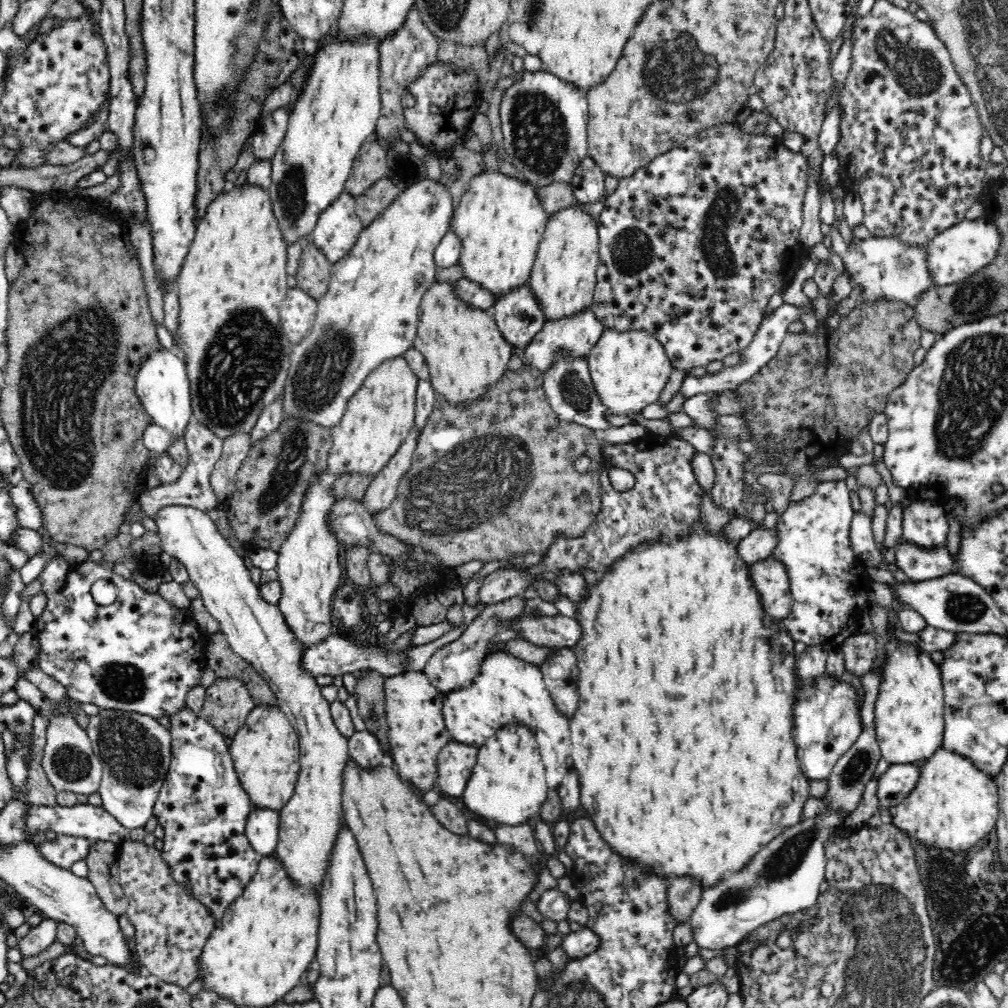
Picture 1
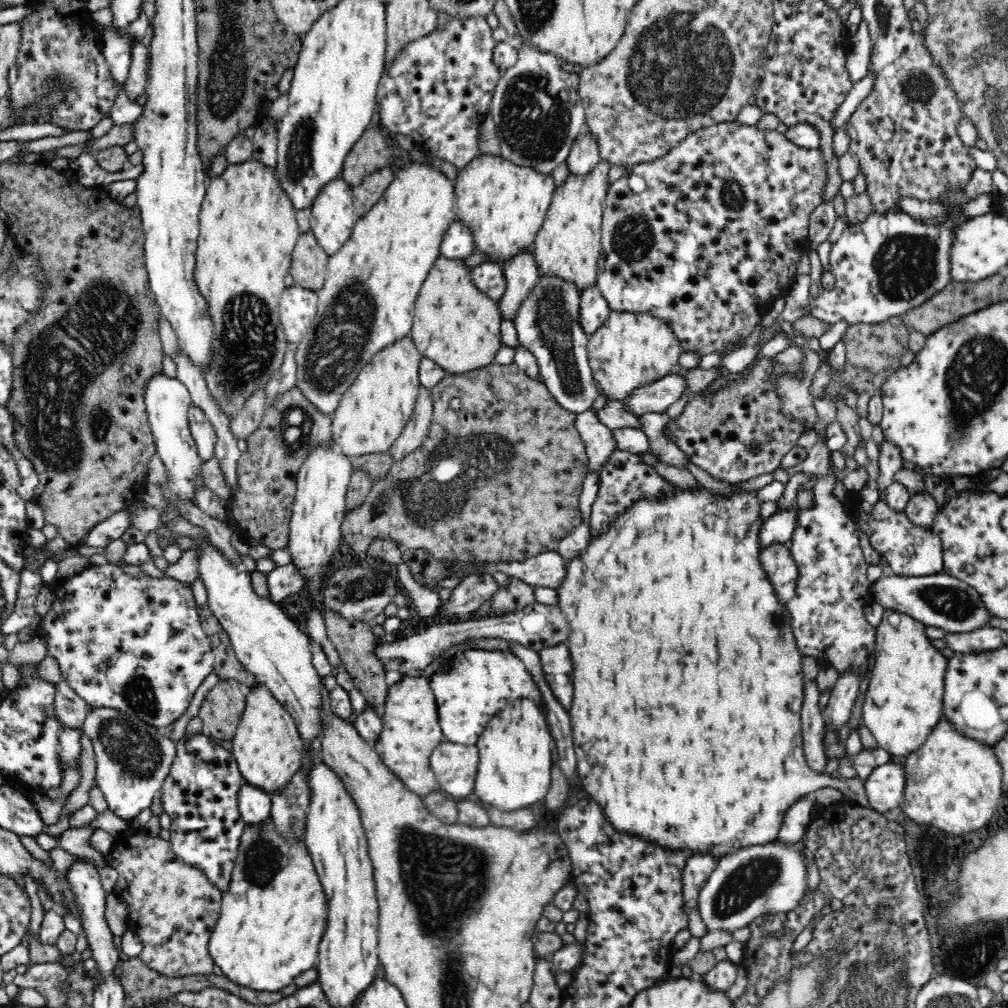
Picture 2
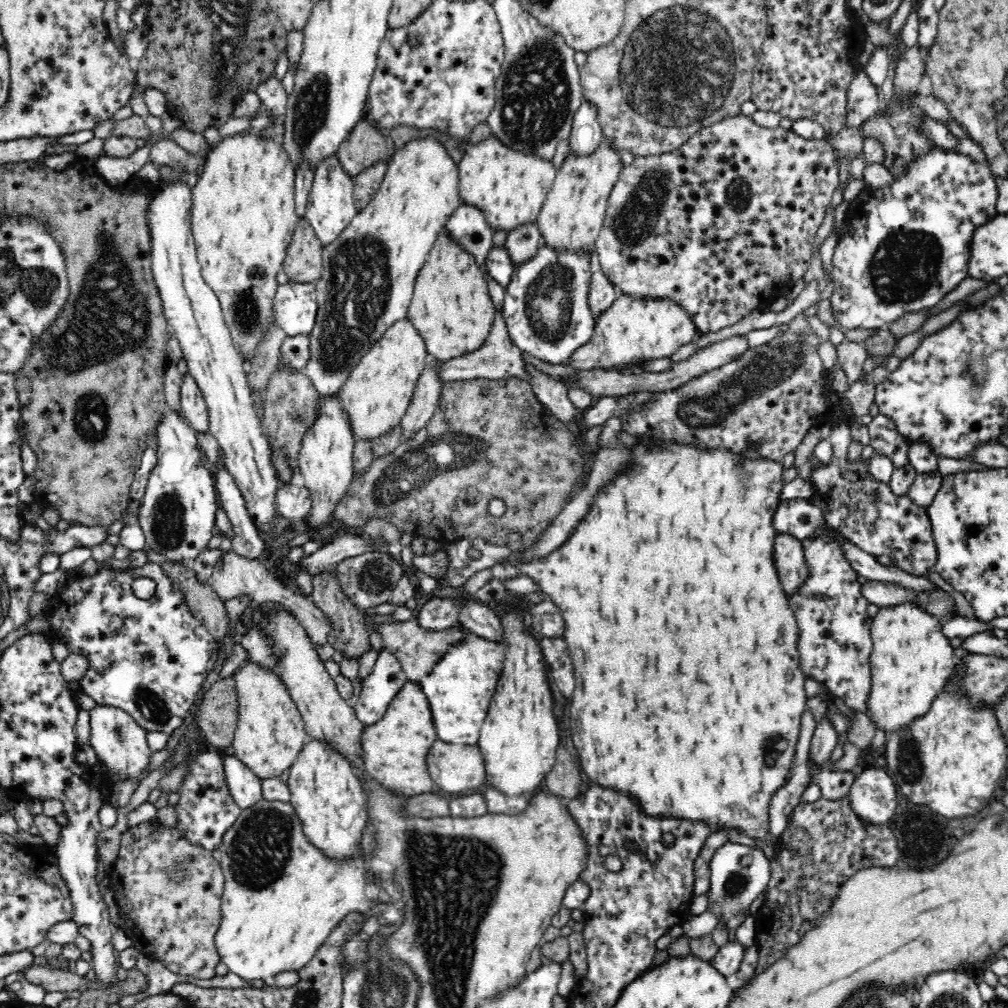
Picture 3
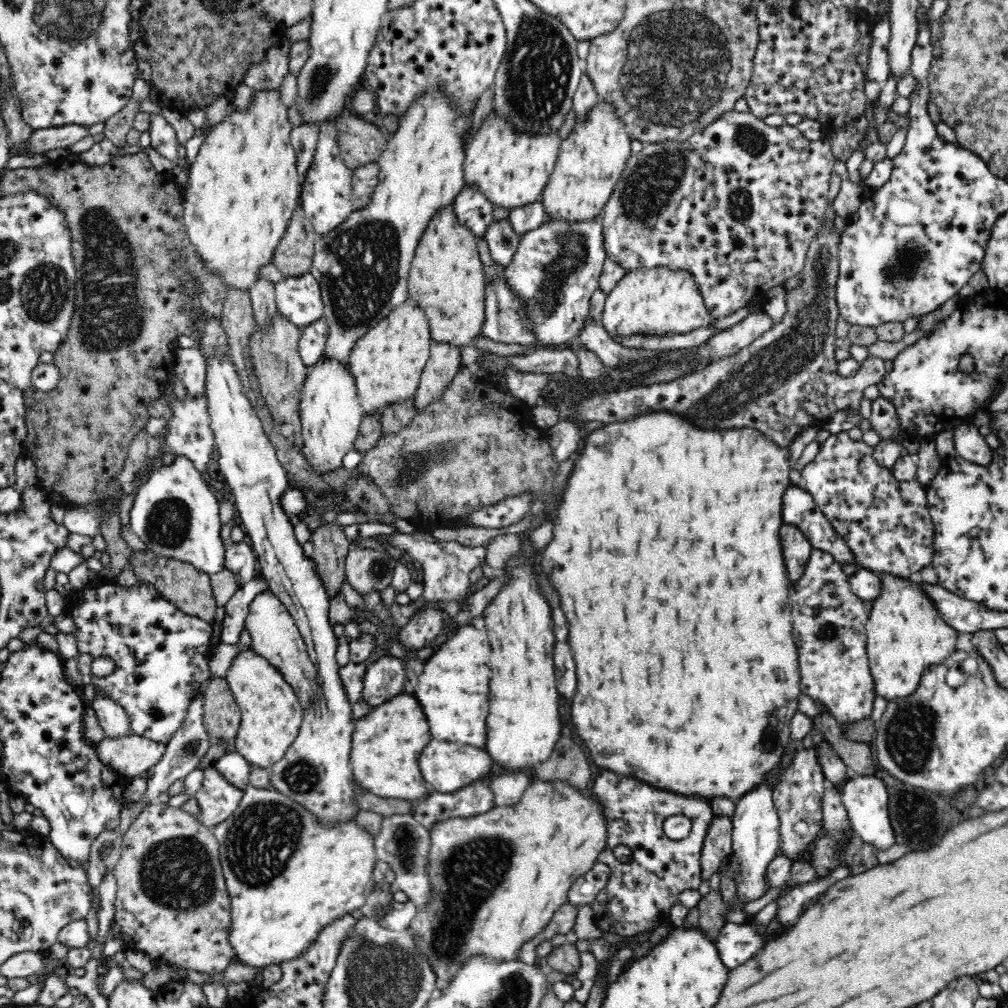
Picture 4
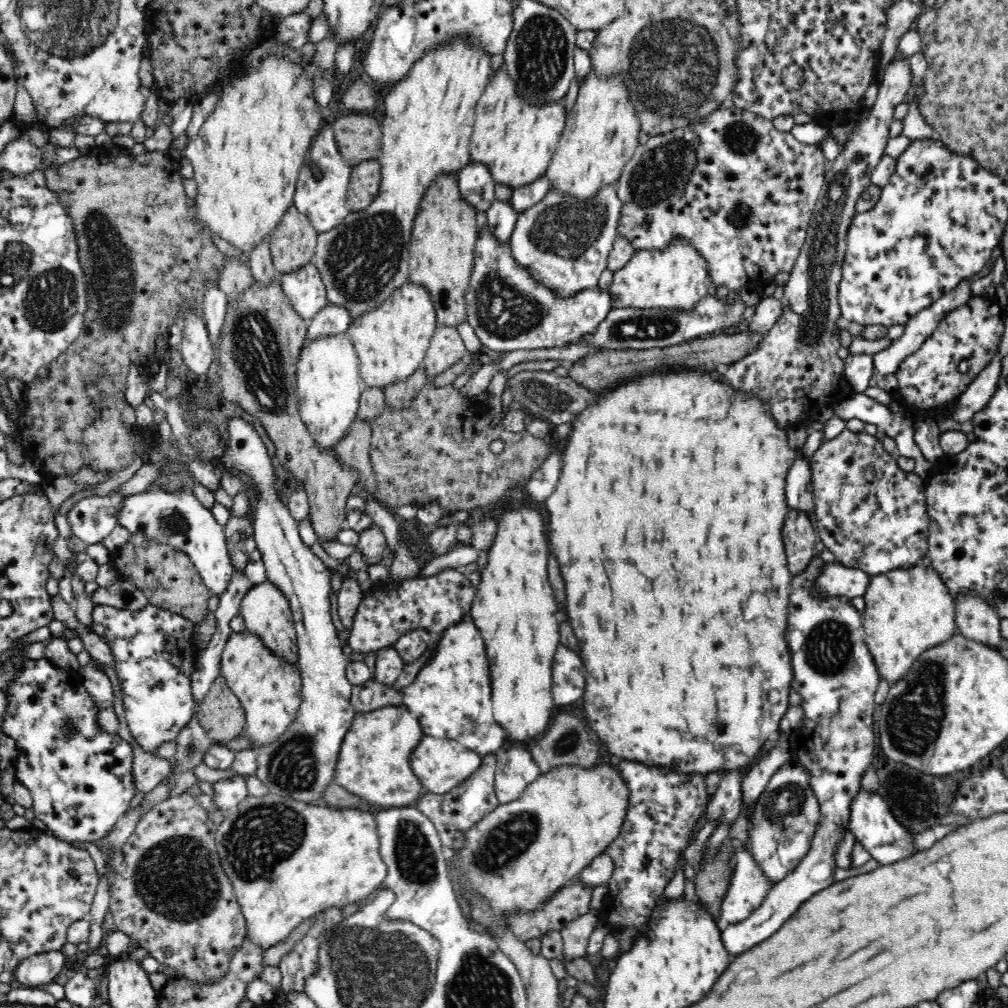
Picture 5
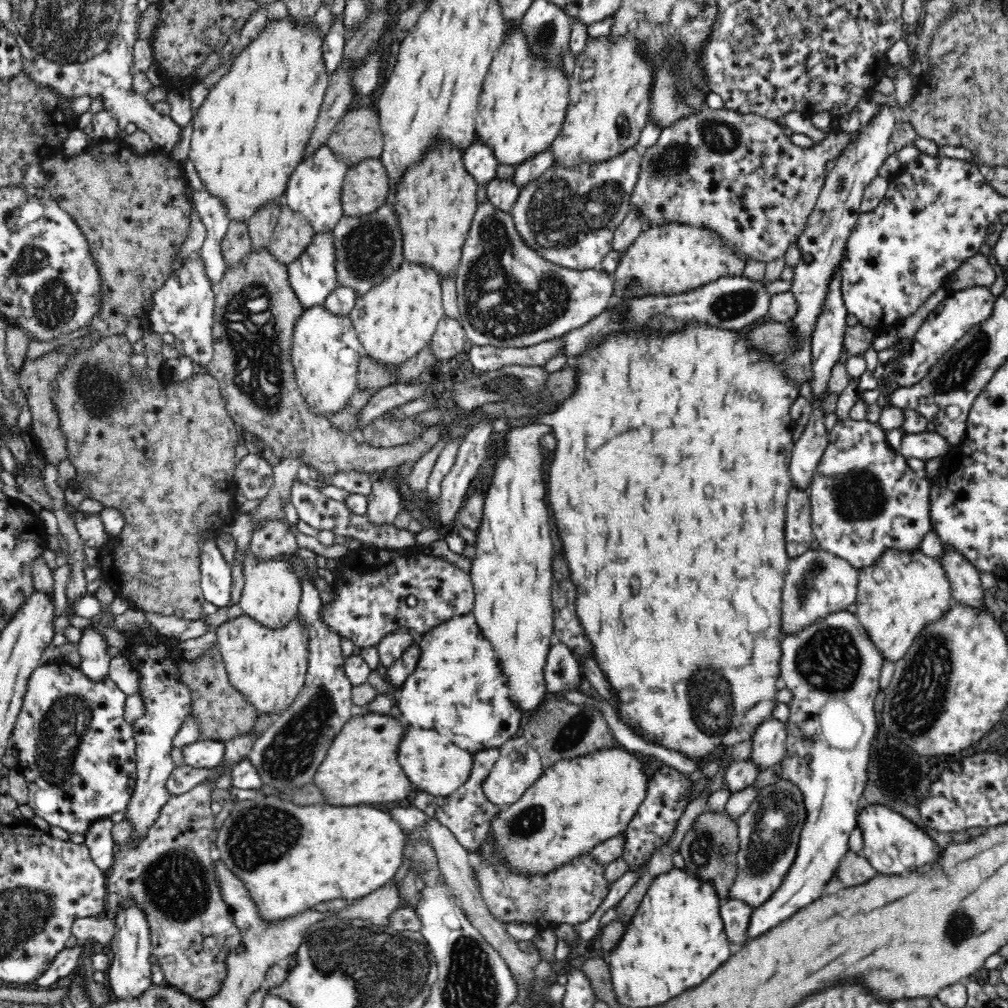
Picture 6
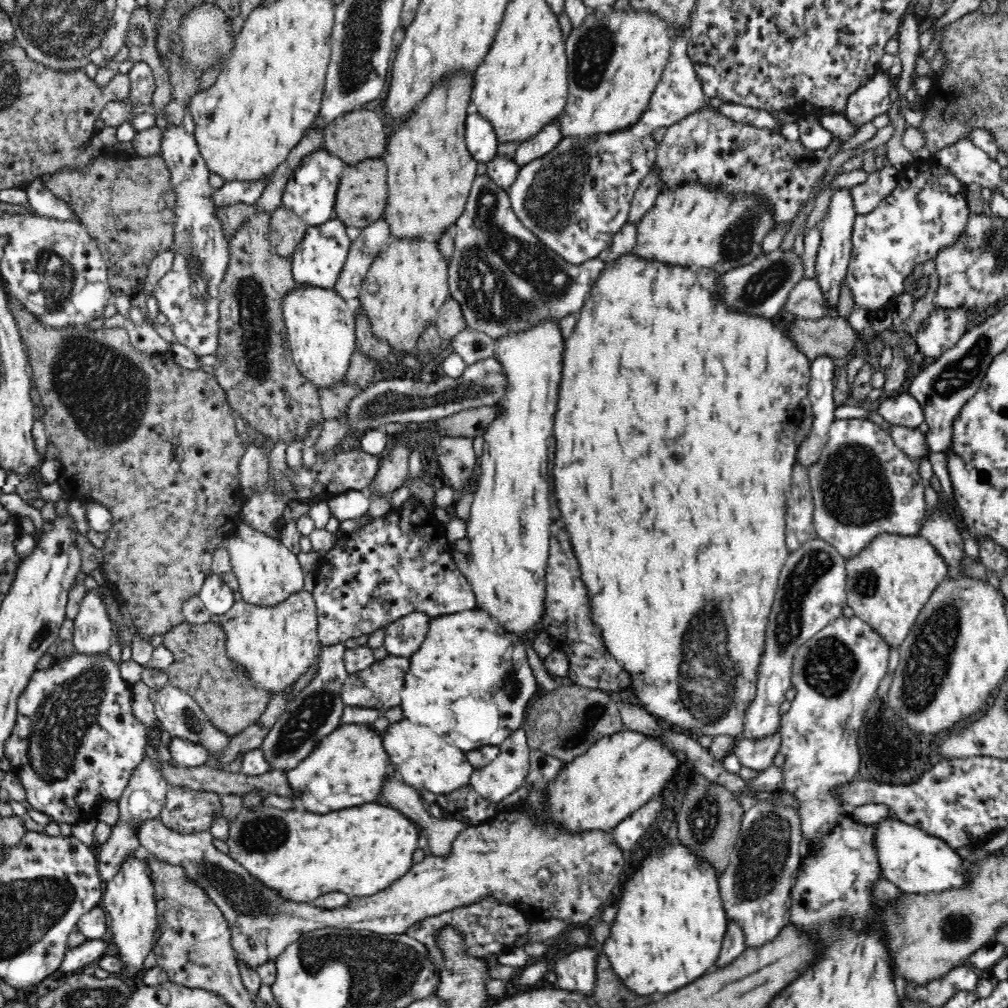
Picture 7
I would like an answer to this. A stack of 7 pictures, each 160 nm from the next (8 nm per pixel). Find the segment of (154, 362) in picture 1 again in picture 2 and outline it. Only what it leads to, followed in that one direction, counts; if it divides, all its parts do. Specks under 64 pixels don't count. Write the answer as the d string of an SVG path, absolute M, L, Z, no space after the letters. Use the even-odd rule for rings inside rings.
M164 373L153 376L146 387L145 405L147 406L148 419L151 429L151 434L154 438L156 455L162 460L164 464L164 475L166 481L164 485L158 485L160 493L166 503L166 507L158 510L159 519L161 521L160 527L154 532L158 540L168 541L164 549L164 558L168 563L176 563L185 551L180 548L177 540L181 537L180 534L173 531L171 526L177 518L185 518L181 512L182 505L196 505L196 494L200 490L204 490L206 483L201 476L201 465L204 461L200 459L198 453L198 446L195 444L194 437L192 437L189 428L188 406L190 406L190 393L186 385L177 378L172 378L164 375Z

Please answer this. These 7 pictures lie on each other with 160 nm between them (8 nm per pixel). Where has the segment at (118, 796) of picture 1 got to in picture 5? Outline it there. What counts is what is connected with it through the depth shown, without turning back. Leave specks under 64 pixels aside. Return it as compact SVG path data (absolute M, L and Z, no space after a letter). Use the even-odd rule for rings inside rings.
M94 662L79 666L83 685L100 708L110 708L114 704L112 684L108 675Z

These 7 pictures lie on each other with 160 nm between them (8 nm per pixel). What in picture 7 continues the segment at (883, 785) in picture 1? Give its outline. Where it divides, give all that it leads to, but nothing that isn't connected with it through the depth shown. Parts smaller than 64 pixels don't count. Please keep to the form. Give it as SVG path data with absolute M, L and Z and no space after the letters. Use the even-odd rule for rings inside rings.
M893 815L877 824L876 852L882 876L895 884L902 893L928 896L930 893L965 889L973 881L964 860L947 842L910 826Z

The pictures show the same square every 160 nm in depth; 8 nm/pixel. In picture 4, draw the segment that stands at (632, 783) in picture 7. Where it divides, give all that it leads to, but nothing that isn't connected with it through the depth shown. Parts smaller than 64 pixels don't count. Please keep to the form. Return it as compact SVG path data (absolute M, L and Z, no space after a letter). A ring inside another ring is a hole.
M535 780L526 787L522 798L516 804L495 806L488 812L467 819L455 818L443 820L435 824L429 833L431 834L429 877L433 886L434 902L428 906L428 910L418 912L410 924L410 930L414 931L416 943L424 956L428 957L436 977L438 977L438 990L452 979L454 972L462 966L462 960L466 960L472 954L485 954L490 959L498 961L518 960L518 952L527 941L534 939L551 922L554 914L567 902L569 888L576 882L578 876L589 871L598 860L598 855L607 846L608 827L603 806L595 798L592 788L576 788L565 780Z

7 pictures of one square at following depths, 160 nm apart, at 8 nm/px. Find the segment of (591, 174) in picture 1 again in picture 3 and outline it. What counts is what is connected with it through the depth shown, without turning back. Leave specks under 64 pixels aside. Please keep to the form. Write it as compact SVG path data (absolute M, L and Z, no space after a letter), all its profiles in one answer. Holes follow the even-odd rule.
M582 96L582 102L573 118L573 126L569 136L571 152L574 154L590 154L604 140L602 127L598 122L597 106Z

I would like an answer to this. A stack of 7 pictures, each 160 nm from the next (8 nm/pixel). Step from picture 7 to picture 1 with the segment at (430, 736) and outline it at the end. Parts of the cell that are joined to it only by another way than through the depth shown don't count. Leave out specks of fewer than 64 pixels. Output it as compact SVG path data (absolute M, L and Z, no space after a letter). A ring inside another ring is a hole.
M454 740L446 744L437 756L437 783L442 794L460 798L476 763L476 747L458 744Z

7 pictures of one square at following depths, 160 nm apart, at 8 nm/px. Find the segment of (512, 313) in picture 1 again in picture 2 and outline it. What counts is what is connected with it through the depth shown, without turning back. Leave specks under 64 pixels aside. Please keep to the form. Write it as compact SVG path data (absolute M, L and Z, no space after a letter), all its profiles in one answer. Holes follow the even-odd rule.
M532 248L516 252L502 265L507 287L504 296L498 301L499 309L506 320L514 320L518 304L528 296L534 282L538 282L541 270Z

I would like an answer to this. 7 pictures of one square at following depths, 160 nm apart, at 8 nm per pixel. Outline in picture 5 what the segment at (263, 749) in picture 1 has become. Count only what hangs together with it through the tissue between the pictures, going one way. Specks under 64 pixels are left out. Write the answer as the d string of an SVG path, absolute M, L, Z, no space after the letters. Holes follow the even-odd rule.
M247 628L230 632L221 654L221 675L244 707L244 732L253 746L274 742L294 720L302 701L301 670L297 664L274 654L257 634Z

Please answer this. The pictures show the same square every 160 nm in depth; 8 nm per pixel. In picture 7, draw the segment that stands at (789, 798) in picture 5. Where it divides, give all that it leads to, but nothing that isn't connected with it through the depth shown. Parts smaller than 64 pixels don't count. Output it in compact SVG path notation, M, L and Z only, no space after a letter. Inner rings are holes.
M755 803L743 814L740 836L730 853L730 862L718 875L726 919L742 930L746 950L774 942L788 925L790 890L802 854L803 832L798 816L797 810L790 807Z

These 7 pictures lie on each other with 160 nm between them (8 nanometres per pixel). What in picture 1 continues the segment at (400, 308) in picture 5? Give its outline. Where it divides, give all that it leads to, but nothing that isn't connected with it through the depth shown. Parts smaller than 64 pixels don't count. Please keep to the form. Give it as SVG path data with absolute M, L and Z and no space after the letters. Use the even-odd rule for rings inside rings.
M403 356L385 360L370 372L362 382L362 386L348 400L344 416L342 416L339 424L331 428L333 446L330 448L327 461L327 474L332 474L336 478L341 474L346 474L346 472L376 474L386 466L398 448L401 448L404 438L408 436L415 424L418 381L417 374L410 368L408 361Z

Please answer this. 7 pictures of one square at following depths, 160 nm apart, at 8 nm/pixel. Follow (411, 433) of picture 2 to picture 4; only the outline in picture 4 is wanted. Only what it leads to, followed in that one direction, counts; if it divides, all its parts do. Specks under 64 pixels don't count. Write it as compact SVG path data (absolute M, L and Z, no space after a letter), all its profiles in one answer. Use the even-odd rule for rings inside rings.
M431 342L428 360L413 396L417 412L422 412L430 400L436 400L446 390L462 366L461 347L447 342Z

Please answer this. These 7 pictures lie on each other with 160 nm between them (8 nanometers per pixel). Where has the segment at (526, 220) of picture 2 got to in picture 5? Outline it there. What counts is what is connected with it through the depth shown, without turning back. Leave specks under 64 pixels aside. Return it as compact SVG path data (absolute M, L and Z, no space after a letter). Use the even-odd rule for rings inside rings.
M505 63L496 72L492 73L489 84L485 86L485 91L474 109L475 123L470 143L471 160L485 164L496 184L503 184L503 186L510 186L514 189L522 186L522 184L534 182L538 176L547 171L550 159L558 148L565 127L567 112L563 104L564 99L546 100L542 104L525 100L517 92L516 81L506 71Z

